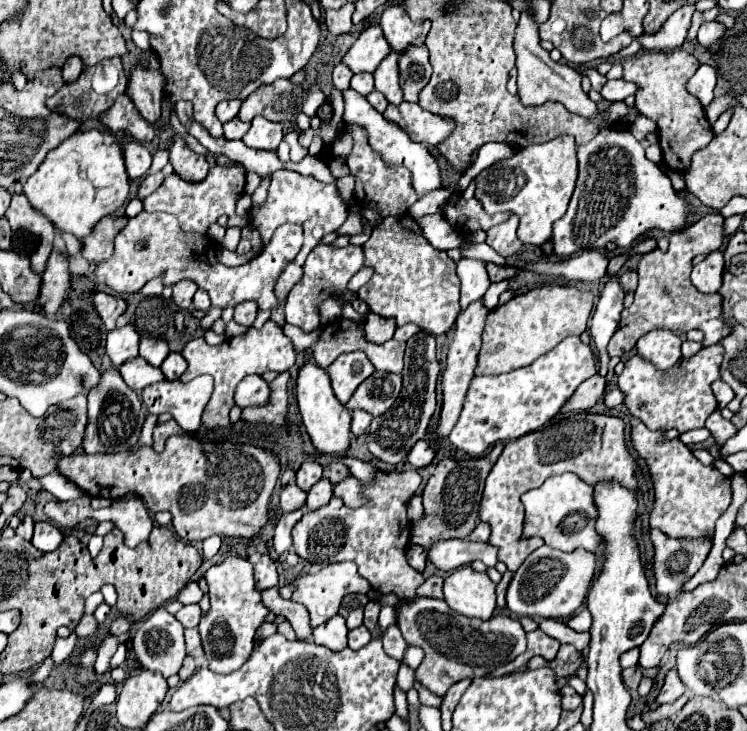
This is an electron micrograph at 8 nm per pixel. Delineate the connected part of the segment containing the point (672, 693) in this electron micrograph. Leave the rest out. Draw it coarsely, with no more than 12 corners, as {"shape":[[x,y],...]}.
{"shape":[[676,669],[668,671],[658,703],[674,703],[686,685]]}

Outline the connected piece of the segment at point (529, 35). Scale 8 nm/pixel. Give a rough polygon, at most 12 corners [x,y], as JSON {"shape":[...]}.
{"shape":[[530,7],[516,23],[518,97],[598,113],[570,65],[540,47]]}

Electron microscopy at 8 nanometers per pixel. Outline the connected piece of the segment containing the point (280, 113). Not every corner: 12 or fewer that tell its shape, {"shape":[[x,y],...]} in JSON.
{"shape":[[278,79],[254,91],[238,117],[292,121],[304,101],[304,87]]}

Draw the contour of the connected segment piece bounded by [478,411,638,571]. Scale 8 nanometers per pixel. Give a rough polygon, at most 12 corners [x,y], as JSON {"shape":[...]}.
{"shape":[[564,413],[508,441],[486,477],[480,521],[516,571],[522,493],[576,473],[636,489],[624,423]]}

